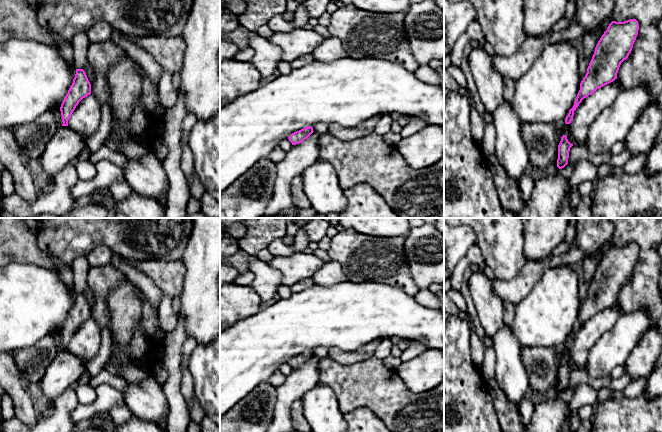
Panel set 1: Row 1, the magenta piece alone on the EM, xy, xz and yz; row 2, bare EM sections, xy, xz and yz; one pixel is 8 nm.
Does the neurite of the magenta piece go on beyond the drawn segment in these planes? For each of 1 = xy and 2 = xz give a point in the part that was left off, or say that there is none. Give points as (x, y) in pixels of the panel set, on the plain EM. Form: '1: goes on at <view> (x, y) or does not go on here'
1: does not go on here
2: does not go on here

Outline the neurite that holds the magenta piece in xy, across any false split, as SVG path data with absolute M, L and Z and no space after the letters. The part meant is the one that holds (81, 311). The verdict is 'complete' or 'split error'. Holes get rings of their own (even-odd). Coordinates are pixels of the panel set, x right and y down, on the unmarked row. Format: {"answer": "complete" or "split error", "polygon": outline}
{"answer": "complete", "polygon": "M76 293L73 307L70 310L68 317L66 318L60 331L63 346L62 350L68 350L68 344L70 343L76 330L83 322L90 318L91 308L85 295L83 293Z"}

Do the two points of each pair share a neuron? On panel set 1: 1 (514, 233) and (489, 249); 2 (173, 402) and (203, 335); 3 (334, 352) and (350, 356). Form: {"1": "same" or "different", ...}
{"1": "same", "2": "different", "3": "same"}

